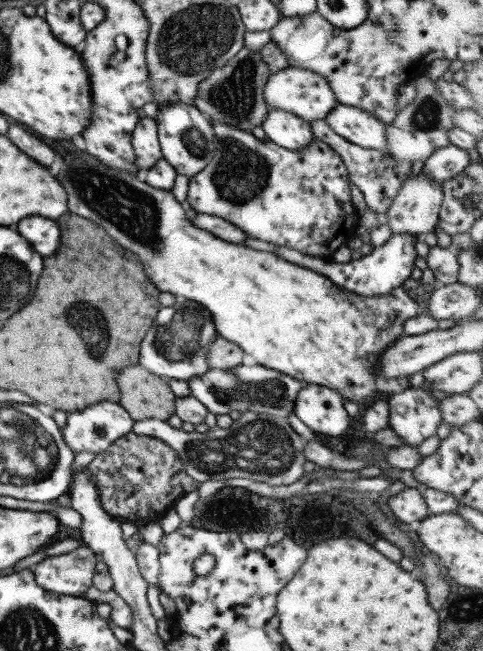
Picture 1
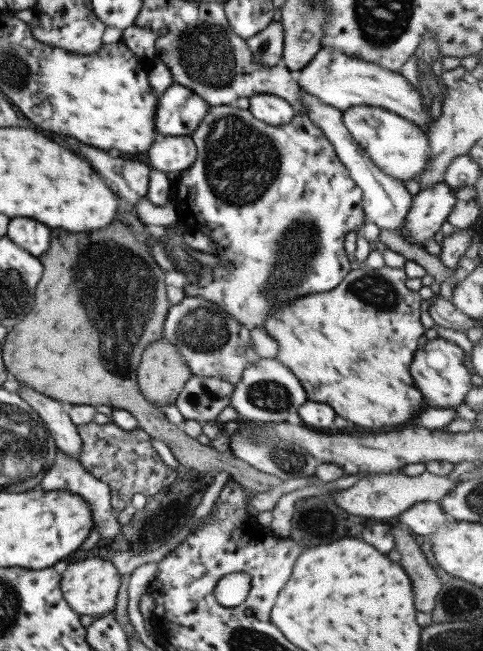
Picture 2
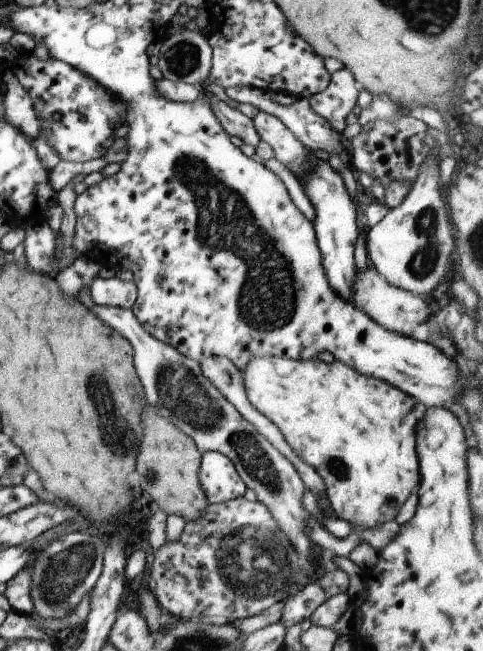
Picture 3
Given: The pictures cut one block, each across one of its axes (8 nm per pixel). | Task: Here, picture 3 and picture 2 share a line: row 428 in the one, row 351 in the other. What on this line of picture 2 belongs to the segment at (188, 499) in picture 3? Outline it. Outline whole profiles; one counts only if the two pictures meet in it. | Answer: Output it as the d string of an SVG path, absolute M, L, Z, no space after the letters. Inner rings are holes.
M161 337L144 348L135 372L141 394L157 408L173 403L187 379L192 375L177 347Z

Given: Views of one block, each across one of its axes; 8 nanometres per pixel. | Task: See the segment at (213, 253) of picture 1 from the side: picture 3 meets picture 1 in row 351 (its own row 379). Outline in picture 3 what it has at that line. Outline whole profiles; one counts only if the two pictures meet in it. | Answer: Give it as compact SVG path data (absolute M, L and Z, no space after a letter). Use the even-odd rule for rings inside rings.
M255 356L255 358L251 358L247 362L247 366L241 371L241 376L247 400L253 405L253 408L267 417L267 420L279 430L293 452L309 468L314 468L317 476L323 480L329 507L335 517L351 524L352 530L367 530L376 527L378 524L387 524L394 520L399 508L411 494L413 487L418 486L420 477L418 474L417 453L415 452L415 424L417 424L417 416L415 416L415 410L413 410L413 400L407 394L403 394L401 390L393 388L384 380L379 380L372 376L363 376L357 370L347 368L345 364L338 360L326 364L316 359L291 360L285 357Z

